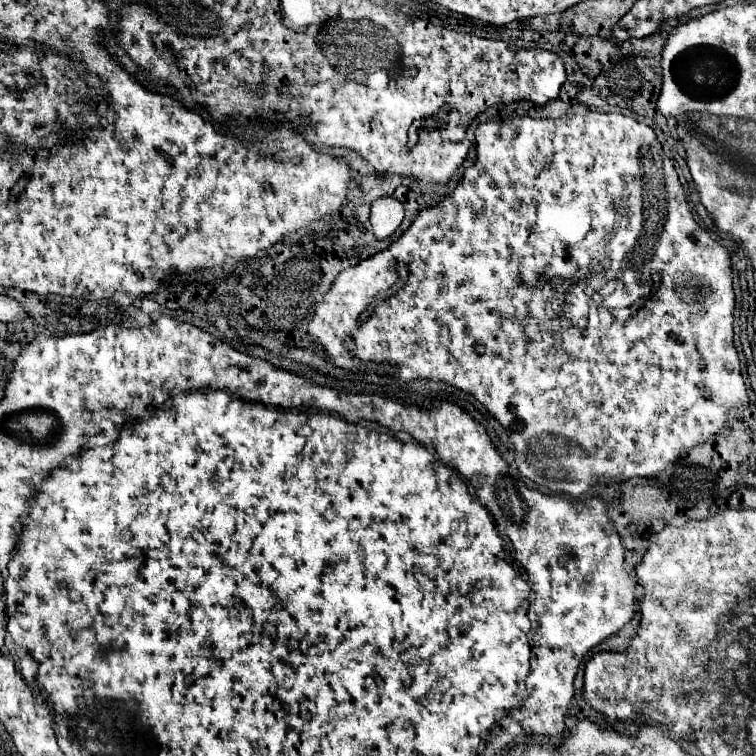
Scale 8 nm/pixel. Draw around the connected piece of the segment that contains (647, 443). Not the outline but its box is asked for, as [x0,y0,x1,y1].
[308,111,748,499]

